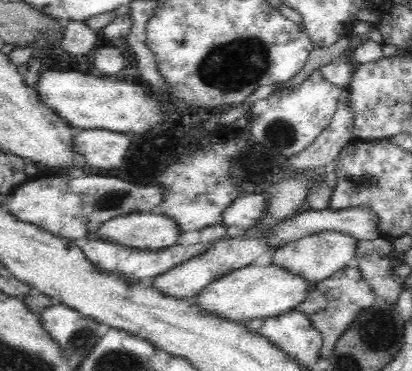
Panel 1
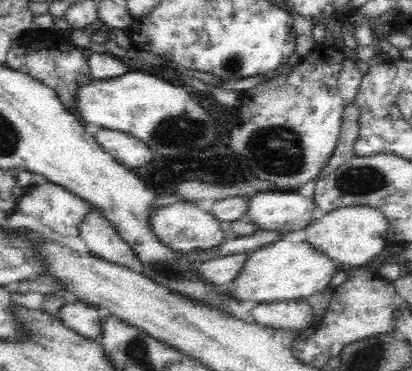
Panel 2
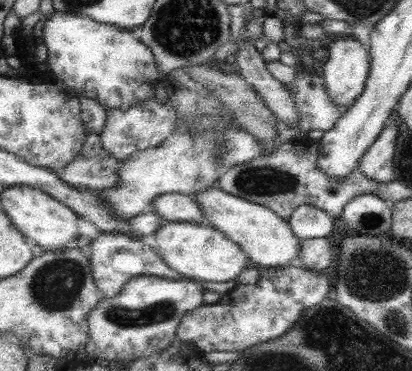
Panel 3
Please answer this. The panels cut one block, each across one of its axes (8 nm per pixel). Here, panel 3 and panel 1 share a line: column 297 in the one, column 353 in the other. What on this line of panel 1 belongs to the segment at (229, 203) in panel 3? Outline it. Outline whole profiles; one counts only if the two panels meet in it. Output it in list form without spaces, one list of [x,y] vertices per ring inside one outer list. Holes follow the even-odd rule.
[[[318,232],[314,236],[304,236],[302,240],[286,242],[282,244],[270,258],[270,264],[292,272],[296,276],[302,276],[306,282],[322,282],[330,276],[334,276],[338,270],[346,268],[348,264],[354,264],[354,250],[356,250],[356,240],[342,234],[342,232]]]

